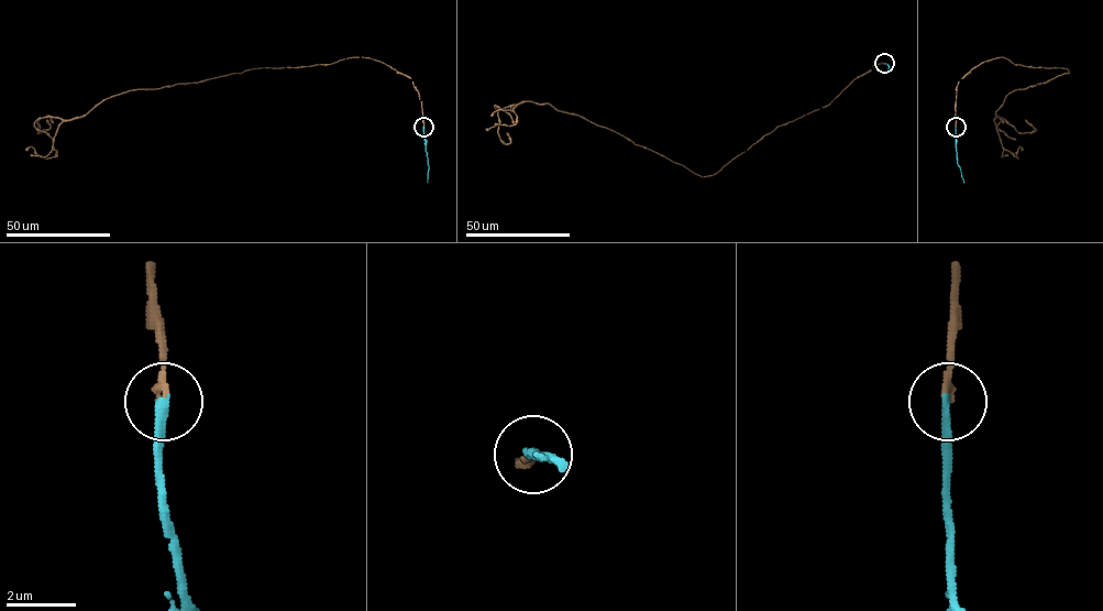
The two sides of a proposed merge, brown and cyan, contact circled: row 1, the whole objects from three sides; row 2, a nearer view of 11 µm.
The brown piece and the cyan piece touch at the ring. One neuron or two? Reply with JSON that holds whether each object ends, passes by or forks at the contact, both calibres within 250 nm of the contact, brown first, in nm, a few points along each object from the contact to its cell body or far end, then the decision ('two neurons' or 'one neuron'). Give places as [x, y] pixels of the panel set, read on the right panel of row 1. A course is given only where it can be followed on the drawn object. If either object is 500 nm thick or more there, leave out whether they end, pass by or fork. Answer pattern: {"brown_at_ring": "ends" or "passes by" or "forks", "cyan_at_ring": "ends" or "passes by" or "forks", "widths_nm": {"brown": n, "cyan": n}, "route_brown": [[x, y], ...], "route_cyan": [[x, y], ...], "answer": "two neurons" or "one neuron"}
{"brown_at_ring": "ends", "cyan_at_ring": "ends", "widths_nm": {"brown": 190, "cyan": 240}, "route_brown": [[955, 127], [956, 86], [984, 62], [1068, 69], [1014, 90], [994, 120], [1018, 132], [1036, 130], [1025, 120]], "route_cyan": [[955, 127], [957, 163], [964, 182]], "answer": "one neuron"}

